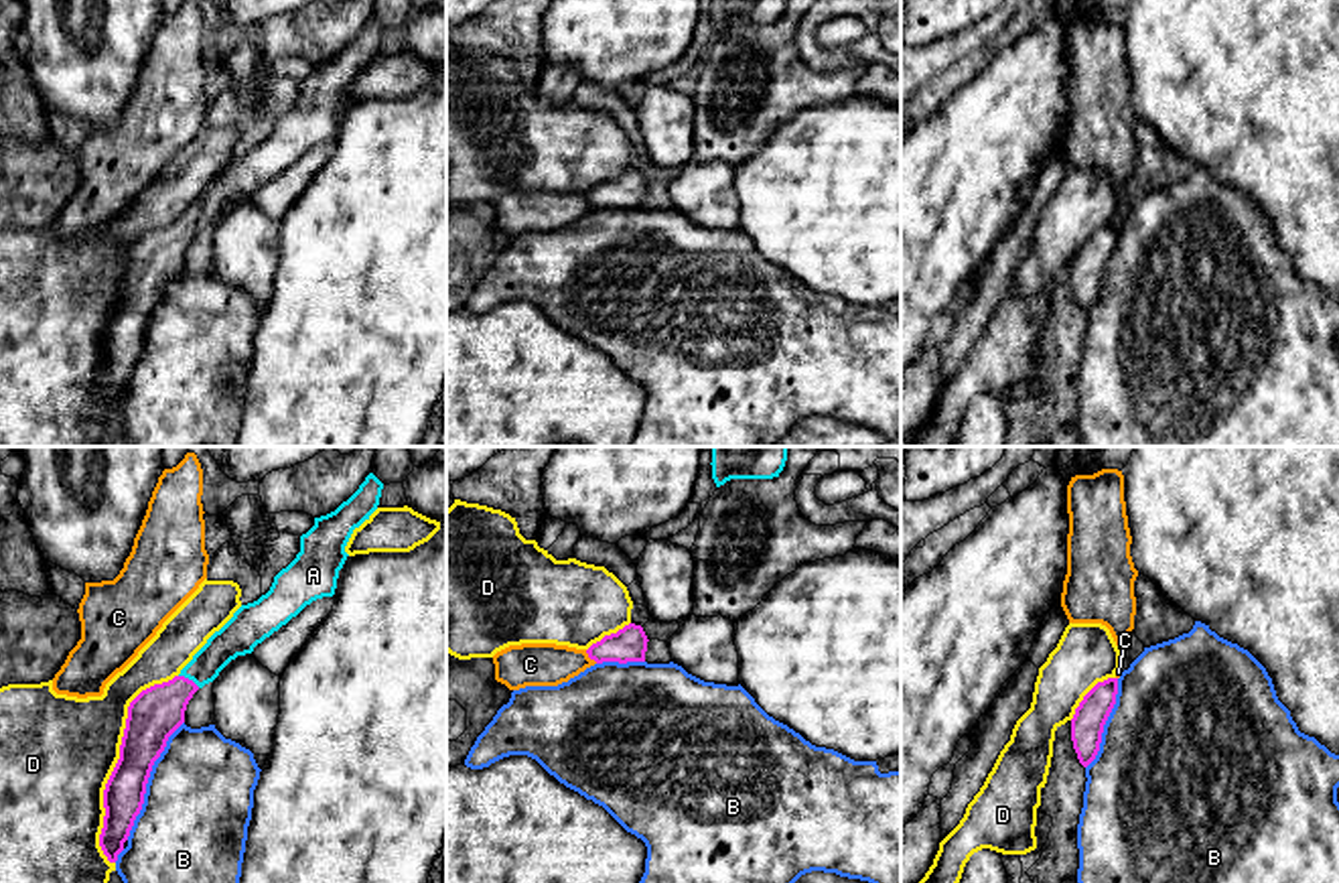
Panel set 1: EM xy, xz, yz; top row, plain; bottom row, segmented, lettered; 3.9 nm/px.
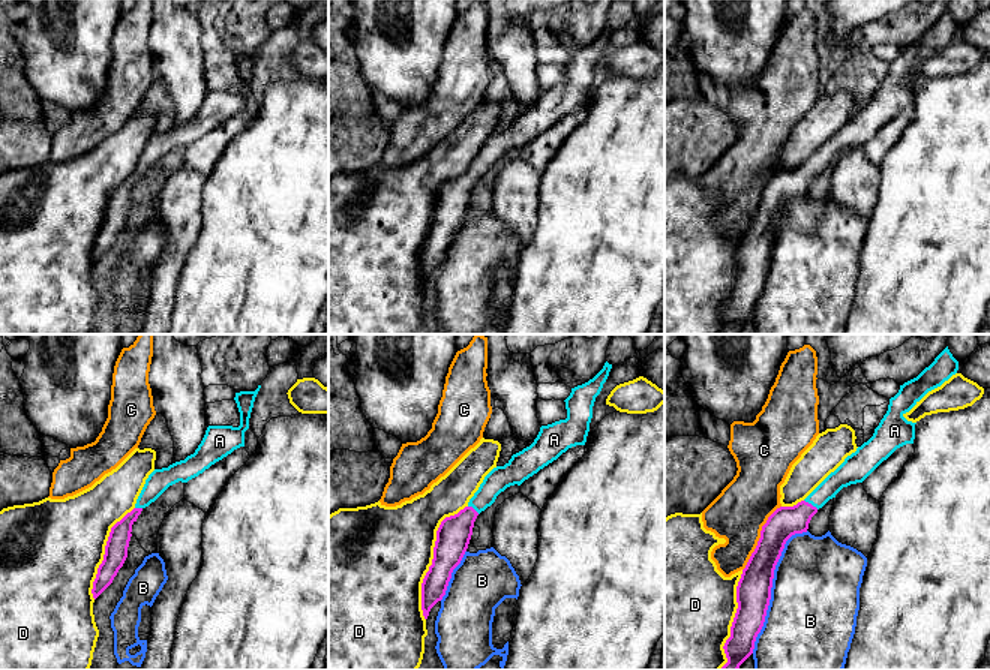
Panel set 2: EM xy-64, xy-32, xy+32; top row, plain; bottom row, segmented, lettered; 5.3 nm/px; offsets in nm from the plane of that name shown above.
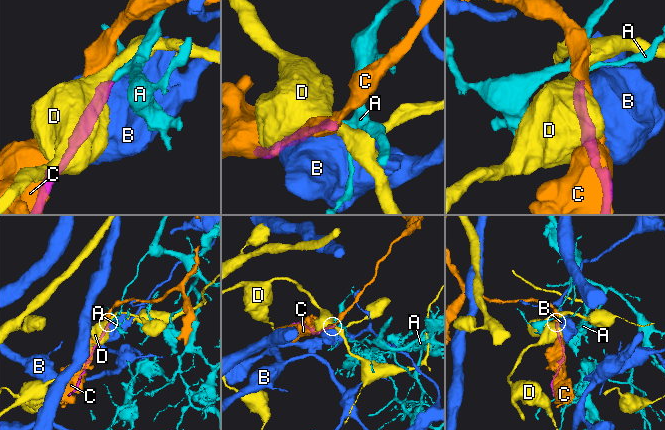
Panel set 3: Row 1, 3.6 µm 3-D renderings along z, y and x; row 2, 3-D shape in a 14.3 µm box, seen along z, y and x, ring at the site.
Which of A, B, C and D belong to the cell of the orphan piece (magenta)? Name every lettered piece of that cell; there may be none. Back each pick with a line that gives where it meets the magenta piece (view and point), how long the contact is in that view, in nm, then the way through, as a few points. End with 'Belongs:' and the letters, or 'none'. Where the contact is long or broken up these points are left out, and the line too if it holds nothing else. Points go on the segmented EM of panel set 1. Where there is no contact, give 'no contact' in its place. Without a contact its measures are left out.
A: meets magenta in xy at (187, 678); contact 100 nm long; runs through xy (159, 711), (187, 678), (236, 638)
Belongs: A

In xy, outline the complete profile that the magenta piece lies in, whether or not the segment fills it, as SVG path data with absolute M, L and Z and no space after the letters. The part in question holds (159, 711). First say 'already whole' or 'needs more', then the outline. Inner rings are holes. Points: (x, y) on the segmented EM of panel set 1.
needs more; M369 473L335 512L314 518L314 526L300 536L300 552L274 576L270 591L241 605L179 676L142 690L130 702L120 759L103 790L99 846L110 863L124 851L142 810L152 765L168 737L185 723L193 694L213 682L231 660L252 654L306 605L335 595L339 570L349 556L345 546L353 530L377 510L381 489L383 483Z

